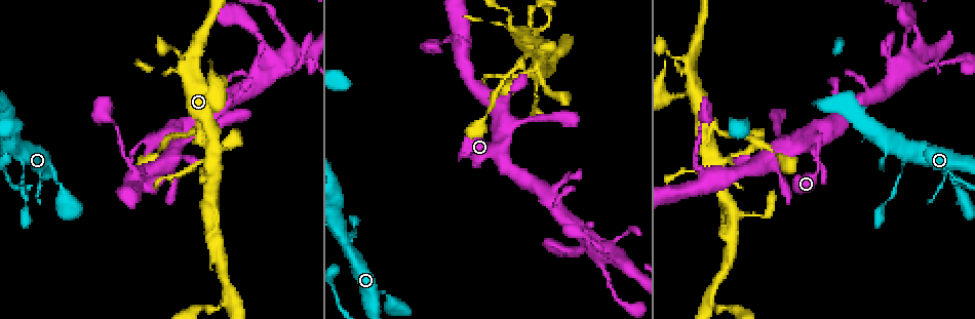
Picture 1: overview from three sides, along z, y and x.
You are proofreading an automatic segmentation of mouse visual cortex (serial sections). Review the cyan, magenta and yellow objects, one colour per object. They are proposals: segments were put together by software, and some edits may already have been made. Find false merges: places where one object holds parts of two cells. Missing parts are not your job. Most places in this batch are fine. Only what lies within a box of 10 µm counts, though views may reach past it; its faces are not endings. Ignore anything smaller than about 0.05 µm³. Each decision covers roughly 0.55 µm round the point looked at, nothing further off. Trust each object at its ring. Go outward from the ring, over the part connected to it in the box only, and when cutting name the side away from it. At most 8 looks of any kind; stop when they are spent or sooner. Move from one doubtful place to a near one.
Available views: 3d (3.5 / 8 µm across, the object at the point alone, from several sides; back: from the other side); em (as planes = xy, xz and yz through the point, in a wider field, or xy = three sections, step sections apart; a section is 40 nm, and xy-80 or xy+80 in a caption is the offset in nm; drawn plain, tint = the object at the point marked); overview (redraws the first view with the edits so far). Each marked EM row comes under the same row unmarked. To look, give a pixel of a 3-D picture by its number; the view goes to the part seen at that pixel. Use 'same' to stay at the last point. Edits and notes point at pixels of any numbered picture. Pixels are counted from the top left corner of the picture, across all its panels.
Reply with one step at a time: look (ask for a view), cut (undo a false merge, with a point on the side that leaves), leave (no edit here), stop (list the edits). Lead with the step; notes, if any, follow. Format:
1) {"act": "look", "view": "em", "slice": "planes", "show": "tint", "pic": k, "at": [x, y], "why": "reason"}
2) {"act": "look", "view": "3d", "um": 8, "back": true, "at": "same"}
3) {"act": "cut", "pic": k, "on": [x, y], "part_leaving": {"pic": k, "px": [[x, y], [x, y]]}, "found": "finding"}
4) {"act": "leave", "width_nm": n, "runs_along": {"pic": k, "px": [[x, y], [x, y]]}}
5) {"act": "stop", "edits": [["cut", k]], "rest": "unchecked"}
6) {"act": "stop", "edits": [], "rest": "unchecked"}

{"act": "look", "view": "3d", "um": 8, "pic": 1, "at": [351, 244], "why": "sharp bend"}

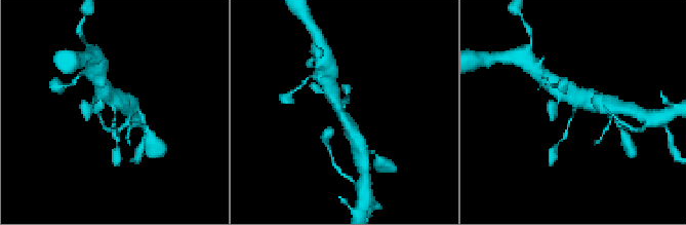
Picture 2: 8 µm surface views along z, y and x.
{"act": "look", "view": "em", "slice": "xy", "step": 2, "show": "tint", "at": "same", "arm_widths_nm": [150, 450]}

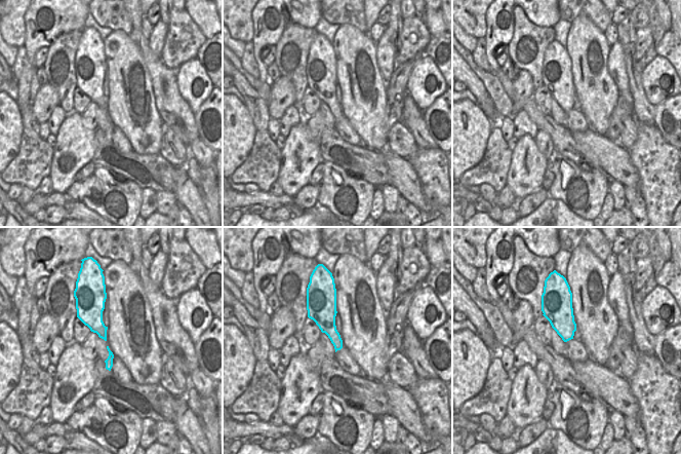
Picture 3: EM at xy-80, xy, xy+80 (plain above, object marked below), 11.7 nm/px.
{"act": "leave", "found": "one cell here"}

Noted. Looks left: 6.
{"act": "look", "view": "3d", "um": 3.5, "pic": 1, "at": [557, 50], "why": "sudden change in width"}

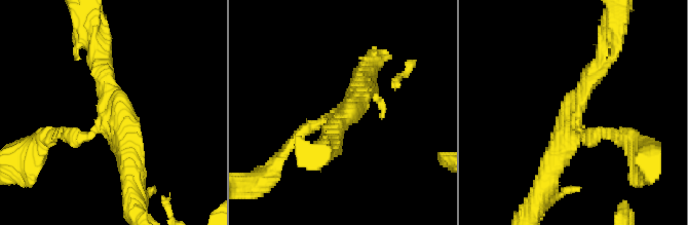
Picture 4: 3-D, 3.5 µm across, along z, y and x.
{"act": "look", "view": "em", "slice": "planes", "show": "tint", "pic": 4, "at": [574, 120], "arms": 3, "arm_widths_nm": [200, 300, 350]}

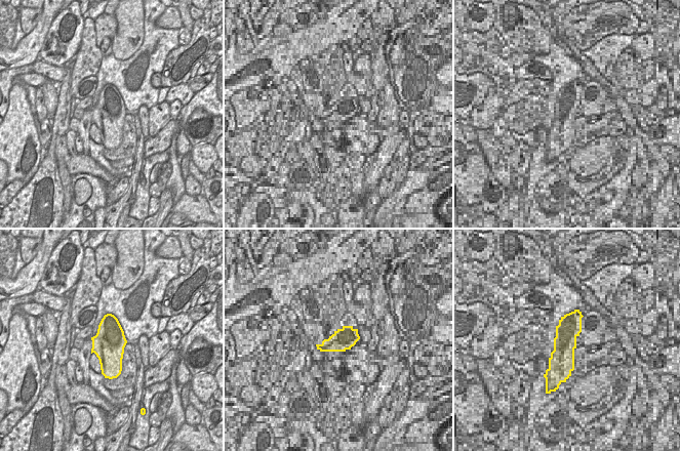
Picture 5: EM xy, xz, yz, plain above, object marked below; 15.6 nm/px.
{"act": "leave", "runs_along": {"pic": 4, "px": [[101, 62], [117, 119], [85, 138], [64, 132]]}, "found": "all the same cell"}

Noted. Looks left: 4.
{"act": "look", "view": "3d", "um": 3.5, "pic": 1, "at": [458, 156], "why": "thick turns thin"}

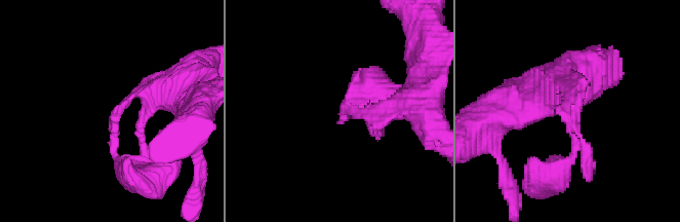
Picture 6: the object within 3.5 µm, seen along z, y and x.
{"act": "look", "view": "em", "slice": "xy", "step": 2, "show": "tint", "pic": 6, "at": [342, 111]}

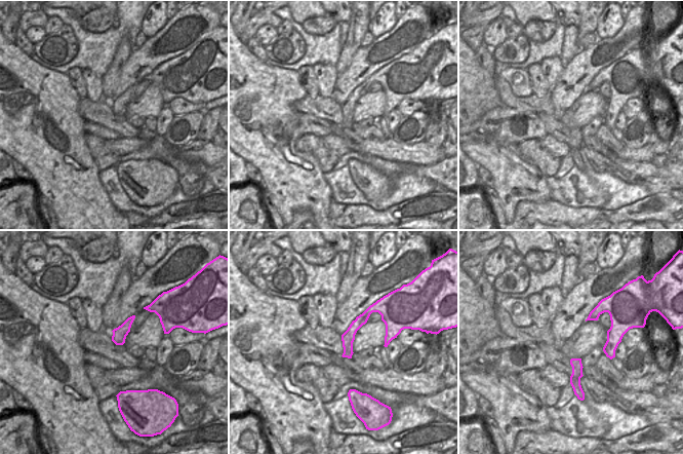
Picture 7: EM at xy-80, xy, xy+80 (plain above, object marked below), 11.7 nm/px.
{"act": "leave", "arm_widths_nm": [200, 350], "runs_along": {"pic": 7, "px": [[369, 310], [350, 333], [346, 354]]}, "found": "all the same cell"}

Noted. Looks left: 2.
{"act": "stop", "edits": [], "rest": "unchecked"}

